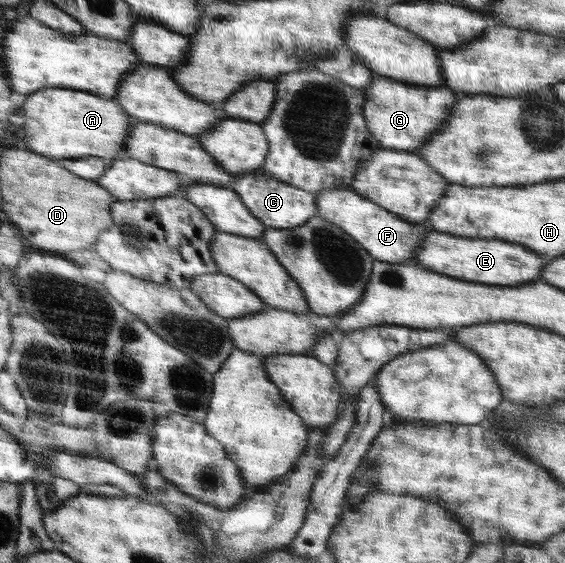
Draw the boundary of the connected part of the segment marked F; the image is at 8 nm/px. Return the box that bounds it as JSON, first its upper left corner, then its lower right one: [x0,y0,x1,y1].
[316,189,434,263]

